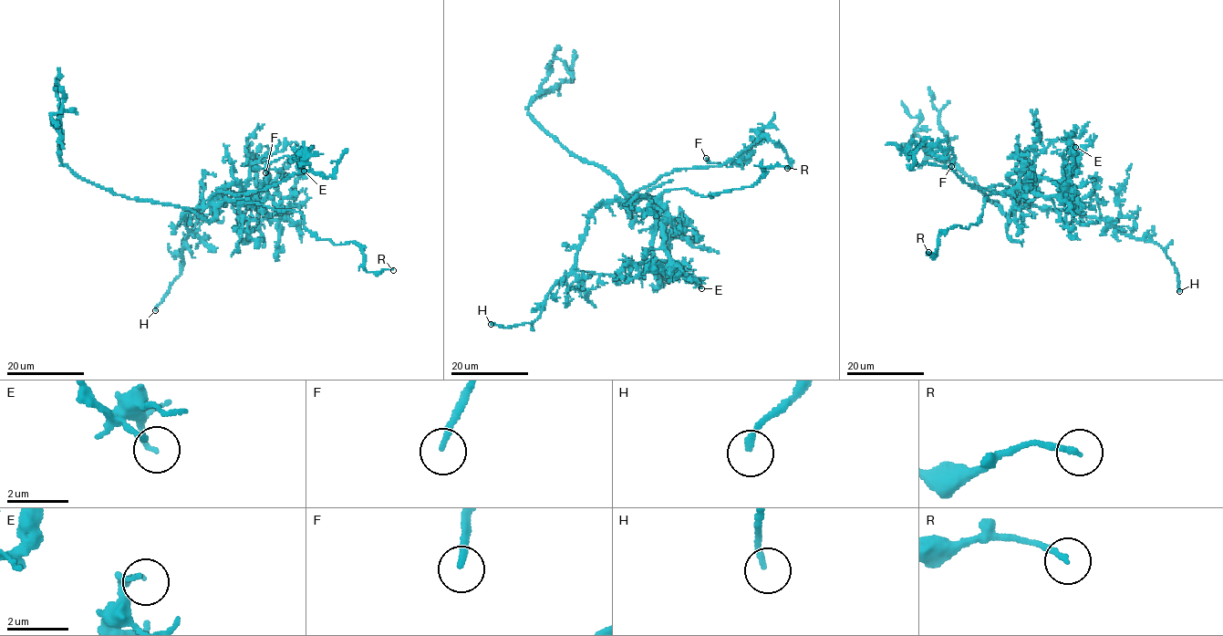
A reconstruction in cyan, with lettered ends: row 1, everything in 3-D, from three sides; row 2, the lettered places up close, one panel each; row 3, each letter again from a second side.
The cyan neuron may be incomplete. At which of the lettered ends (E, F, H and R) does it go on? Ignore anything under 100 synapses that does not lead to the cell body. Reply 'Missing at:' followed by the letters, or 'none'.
Missing at: H

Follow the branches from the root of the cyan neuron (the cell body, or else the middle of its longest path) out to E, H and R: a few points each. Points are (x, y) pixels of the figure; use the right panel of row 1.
E: (1004, 213), (1014, 210), (1014, 199), (1008, 192), (1011, 190), (1024, 188), (1047, 197), (1061, 193), (1075, 147)
H: (1004, 213), (1012, 214), (1016, 197), (1044, 208), (1106, 218), (1122, 232), (1164, 250), (1175, 266), (1179, 291)
R: (1004, 213), (1014, 210), (1012, 193), (989, 193), (977, 224), (954, 226), (937, 237), (936, 255), (928, 252)

